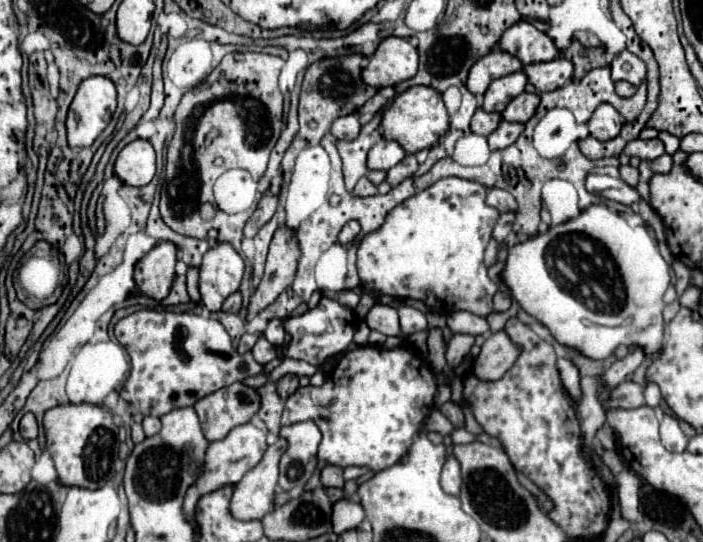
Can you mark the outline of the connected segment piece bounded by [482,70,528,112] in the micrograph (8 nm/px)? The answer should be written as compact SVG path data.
M522 70L494 80L484 94L482 108L486 112L502 112L512 98L524 92L526 84L528 84L528 76Z

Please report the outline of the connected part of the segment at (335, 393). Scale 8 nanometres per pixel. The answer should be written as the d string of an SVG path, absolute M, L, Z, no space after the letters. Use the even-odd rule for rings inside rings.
M368 344L346 352L344 358L328 372L324 386L298 388L286 400L282 426L312 420L322 432L318 468L304 490L314 490L318 486L320 470L328 464L340 468L366 466L372 472L398 464L408 454L414 432L420 430L424 418L428 416L434 404L434 394L434 374L408 346L386 350L382 346Z

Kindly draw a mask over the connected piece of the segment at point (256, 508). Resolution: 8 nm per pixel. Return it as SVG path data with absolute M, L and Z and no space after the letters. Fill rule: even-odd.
M280 438L276 444L268 446L260 464L246 472L240 484L234 486L230 512L236 520L262 520L272 510L278 482L278 462L284 450L286 442Z

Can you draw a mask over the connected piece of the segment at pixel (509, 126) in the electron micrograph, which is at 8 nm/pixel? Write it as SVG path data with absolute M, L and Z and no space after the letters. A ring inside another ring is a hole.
M502 120L498 124L498 128L488 136L490 150L502 150L502 148L510 146L520 136L522 130L524 130L524 124L512 124L512 122Z

